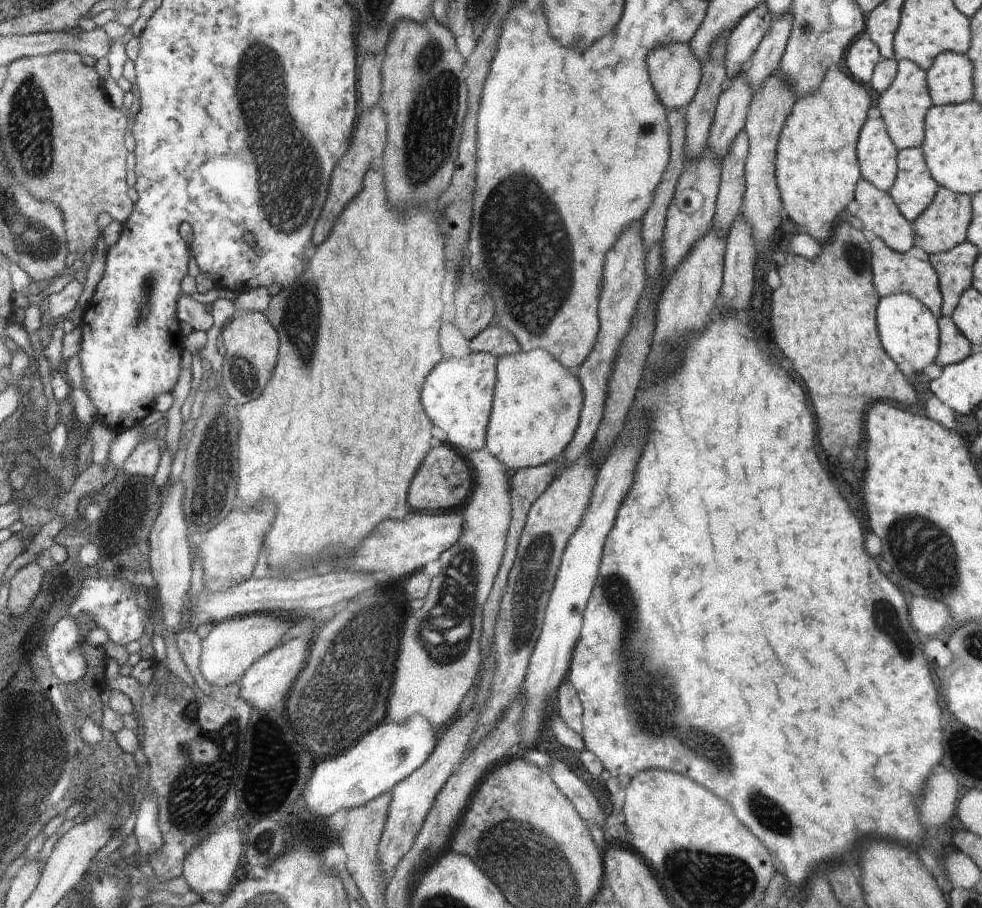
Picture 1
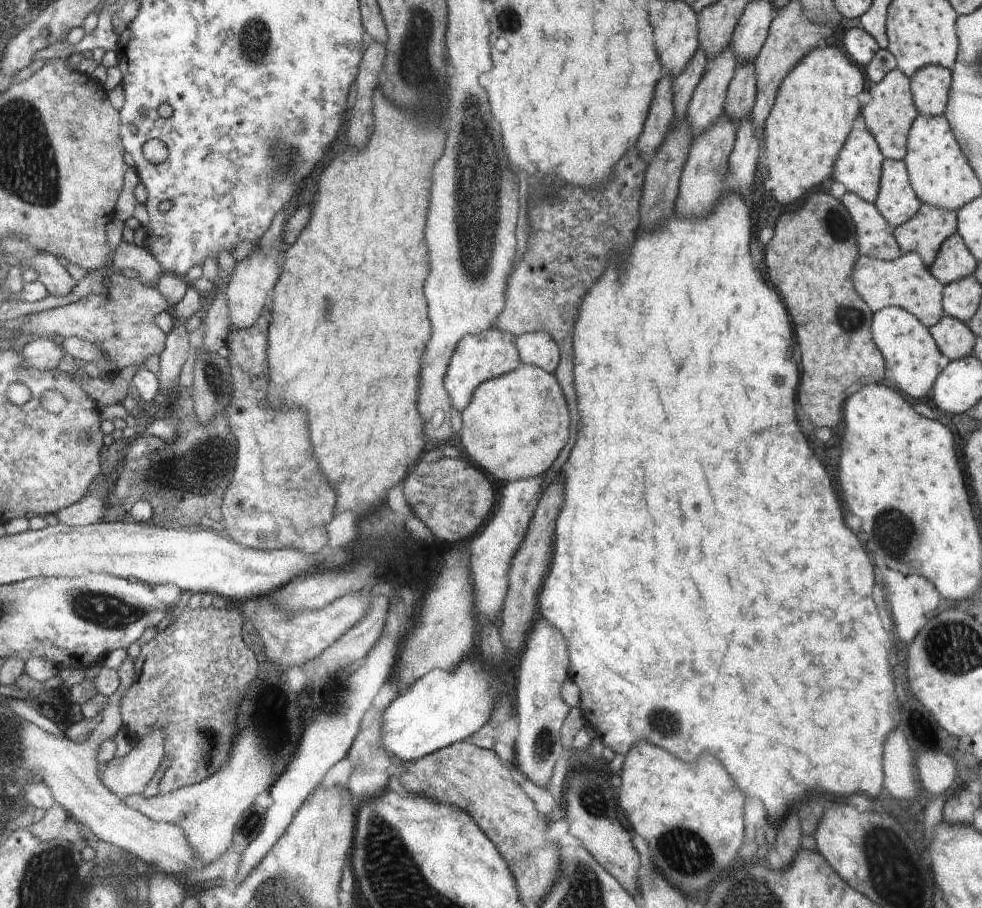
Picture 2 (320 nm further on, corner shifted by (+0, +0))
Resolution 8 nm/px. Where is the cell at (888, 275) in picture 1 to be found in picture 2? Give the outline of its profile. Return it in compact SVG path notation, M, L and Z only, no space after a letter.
M916 253L901 254L893 261L861 255L853 276L854 286L858 286L858 294L866 298L871 310L878 312L886 307L907 310L927 329L934 326L944 315L942 304L944 284L934 278L929 267Z

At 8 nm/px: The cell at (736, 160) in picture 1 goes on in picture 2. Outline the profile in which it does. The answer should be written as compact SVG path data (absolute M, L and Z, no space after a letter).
M746 61L737 65L733 79L730 81L724 103L724 116L737 122L750 116L757 95L755 64Z

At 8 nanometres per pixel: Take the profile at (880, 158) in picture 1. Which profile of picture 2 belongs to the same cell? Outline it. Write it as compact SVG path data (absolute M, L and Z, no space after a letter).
M855 128L838 156L833 179L842 182L849 193L857 194L866 202L876 202L880 194L884 159L870 130Z

